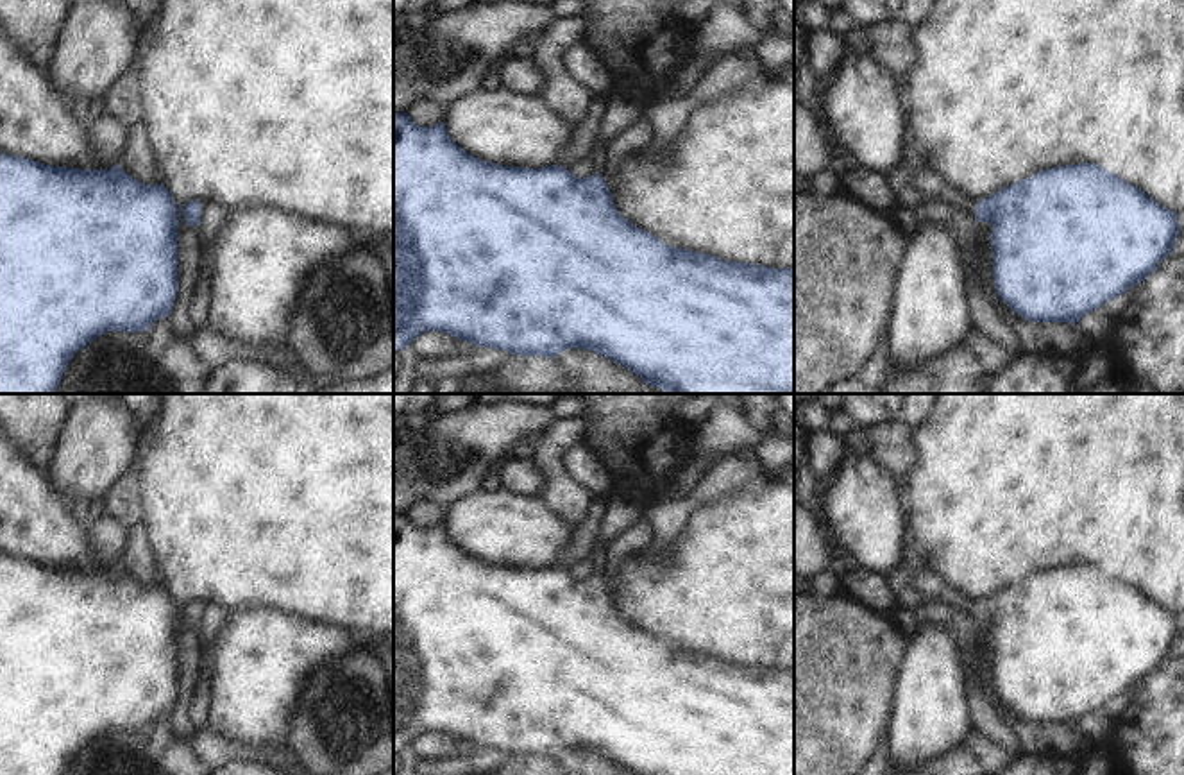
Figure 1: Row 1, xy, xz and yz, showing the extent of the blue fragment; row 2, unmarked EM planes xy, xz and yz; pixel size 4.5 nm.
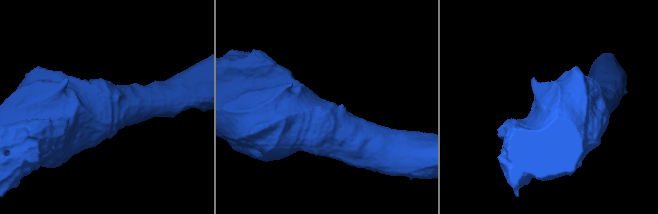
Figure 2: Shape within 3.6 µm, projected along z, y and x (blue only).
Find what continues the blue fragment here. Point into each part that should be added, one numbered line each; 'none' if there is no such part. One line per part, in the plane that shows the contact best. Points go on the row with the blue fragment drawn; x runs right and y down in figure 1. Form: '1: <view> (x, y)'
1: yz (920, 172).

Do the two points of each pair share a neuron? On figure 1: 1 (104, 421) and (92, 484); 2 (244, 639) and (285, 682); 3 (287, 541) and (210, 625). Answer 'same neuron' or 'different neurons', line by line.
1: same neuron
2: same neuron
3: different neurons

